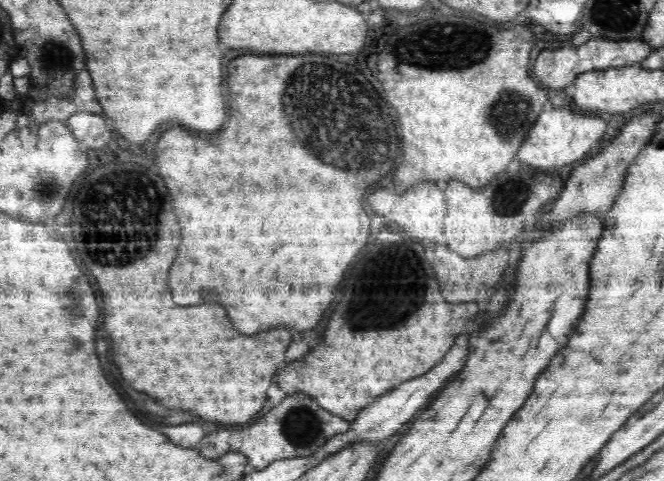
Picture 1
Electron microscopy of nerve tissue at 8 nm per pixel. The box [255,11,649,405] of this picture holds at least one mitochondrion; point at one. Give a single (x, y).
(350, 136)

